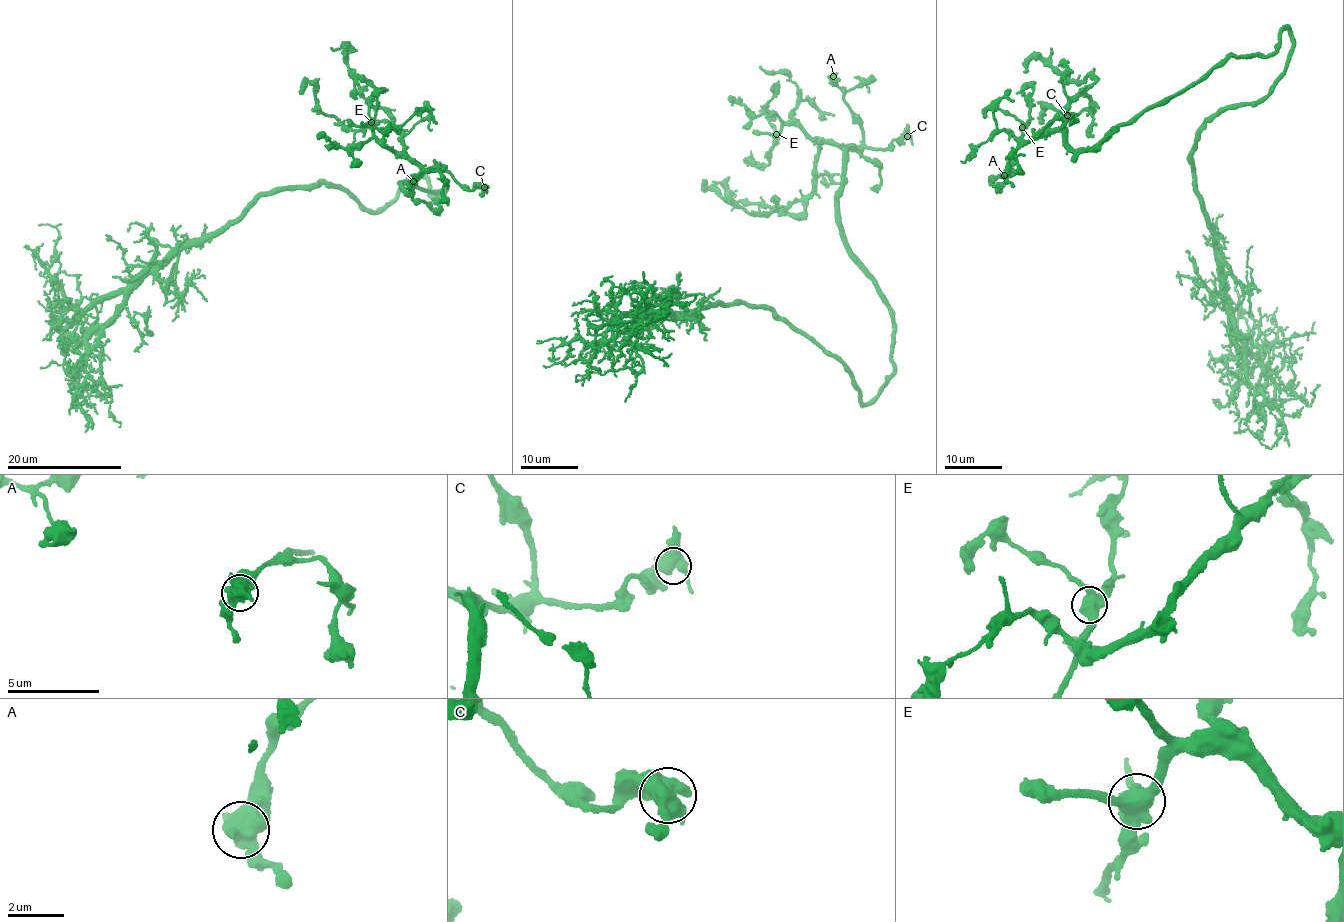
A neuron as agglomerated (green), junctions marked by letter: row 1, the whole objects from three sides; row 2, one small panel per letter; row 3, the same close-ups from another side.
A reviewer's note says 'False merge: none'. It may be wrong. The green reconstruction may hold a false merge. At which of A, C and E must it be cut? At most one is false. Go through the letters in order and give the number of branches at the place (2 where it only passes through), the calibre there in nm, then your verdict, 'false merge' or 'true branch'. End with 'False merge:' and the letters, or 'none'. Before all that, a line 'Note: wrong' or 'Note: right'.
Note: right
A: 4 | 600 nm | true branch
C: 4 | 550 nm | true branch
E: 4 | 600 nm | true branch
False merge: none

